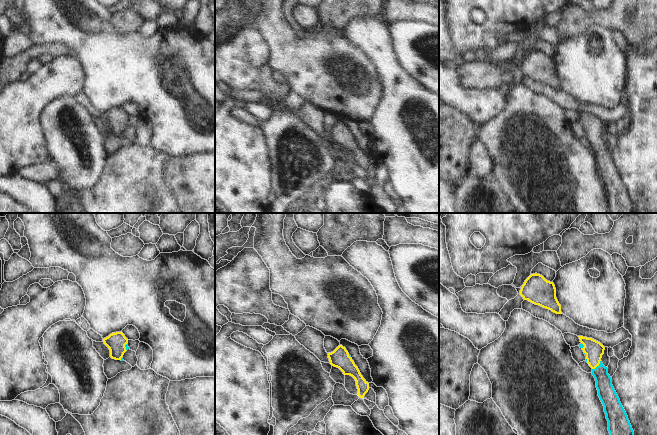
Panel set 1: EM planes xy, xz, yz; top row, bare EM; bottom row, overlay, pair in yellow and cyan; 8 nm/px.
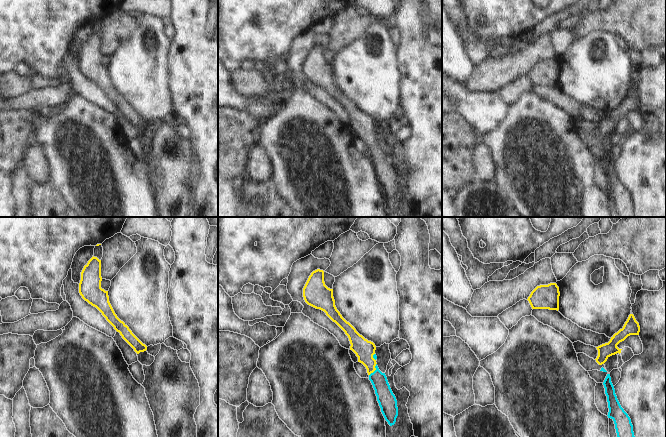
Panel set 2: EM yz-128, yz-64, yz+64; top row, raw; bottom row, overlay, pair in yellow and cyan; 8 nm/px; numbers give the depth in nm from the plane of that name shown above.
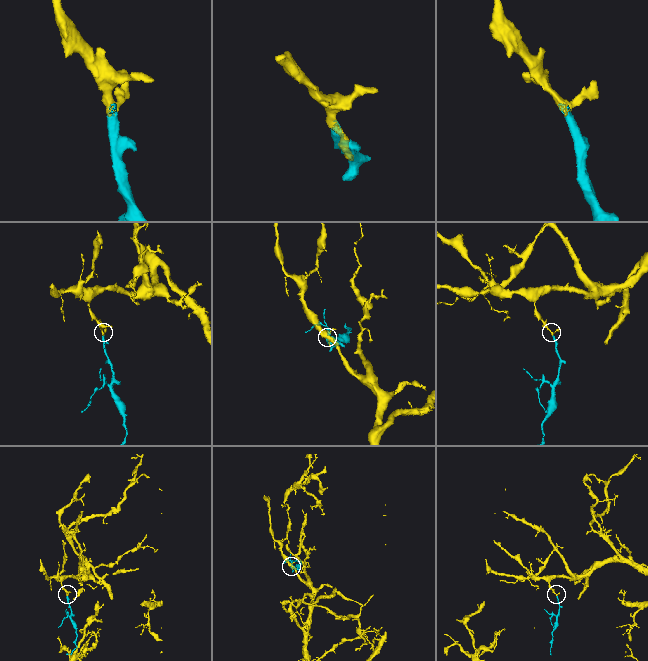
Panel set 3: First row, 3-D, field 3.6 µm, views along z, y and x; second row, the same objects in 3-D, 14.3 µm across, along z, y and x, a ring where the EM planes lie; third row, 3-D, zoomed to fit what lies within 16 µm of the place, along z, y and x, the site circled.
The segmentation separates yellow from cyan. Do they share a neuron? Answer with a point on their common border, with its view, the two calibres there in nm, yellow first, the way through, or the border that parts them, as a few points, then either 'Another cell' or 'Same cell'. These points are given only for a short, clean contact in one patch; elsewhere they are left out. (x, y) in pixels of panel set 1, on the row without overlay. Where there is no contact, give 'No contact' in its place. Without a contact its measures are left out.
Touches yellow at yz (597, 141). Thickness 150 nm (yellow) against 140 nm. Path across: yz (593, 125), (593, 135), (597, 141), (606, 168). Same cell

